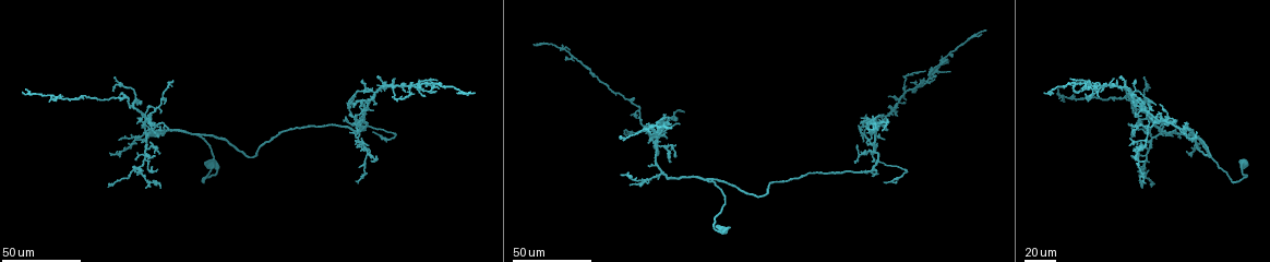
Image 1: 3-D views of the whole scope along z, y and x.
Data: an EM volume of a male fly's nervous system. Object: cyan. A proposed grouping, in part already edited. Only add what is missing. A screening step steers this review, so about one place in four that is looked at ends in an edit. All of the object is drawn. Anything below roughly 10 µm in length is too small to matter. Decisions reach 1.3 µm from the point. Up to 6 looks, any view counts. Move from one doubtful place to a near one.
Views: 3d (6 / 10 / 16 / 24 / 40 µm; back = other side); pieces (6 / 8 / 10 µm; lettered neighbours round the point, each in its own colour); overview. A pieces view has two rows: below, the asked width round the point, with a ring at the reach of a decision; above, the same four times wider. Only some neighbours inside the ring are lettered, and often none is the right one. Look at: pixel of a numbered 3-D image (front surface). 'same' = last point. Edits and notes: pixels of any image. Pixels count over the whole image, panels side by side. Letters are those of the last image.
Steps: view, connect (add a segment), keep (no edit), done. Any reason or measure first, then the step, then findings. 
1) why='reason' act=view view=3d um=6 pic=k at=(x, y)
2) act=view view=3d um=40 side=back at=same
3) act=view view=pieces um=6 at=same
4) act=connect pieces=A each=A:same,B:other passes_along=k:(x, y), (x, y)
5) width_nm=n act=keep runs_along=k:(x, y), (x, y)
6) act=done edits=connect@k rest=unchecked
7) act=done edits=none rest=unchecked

act=view view=3d um=40 pic=1 at=(1145, 103)

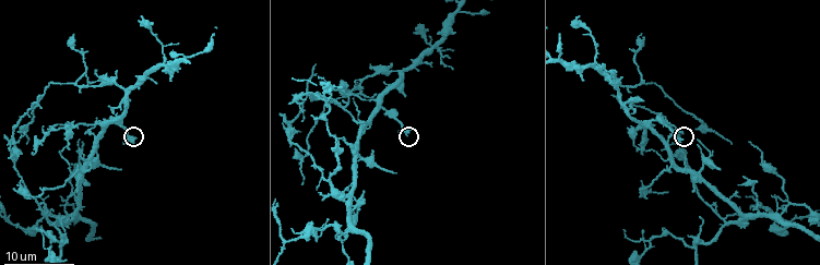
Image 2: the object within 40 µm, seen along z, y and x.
why='what lies round it' act=view view=pieces um=8 pic=2 at=(122, 142)

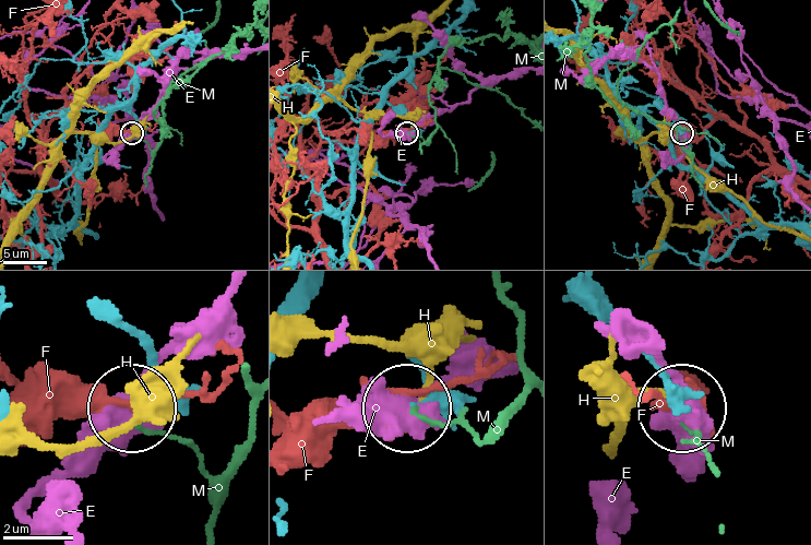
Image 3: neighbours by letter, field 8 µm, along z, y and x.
width_nm=160 act=keep each=E:other,F:other,H:other,M:other found='no lettered segment goes on from it'

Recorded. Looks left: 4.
why='free end' act=view view=3d um=40 pic=1 at=(475, 93)

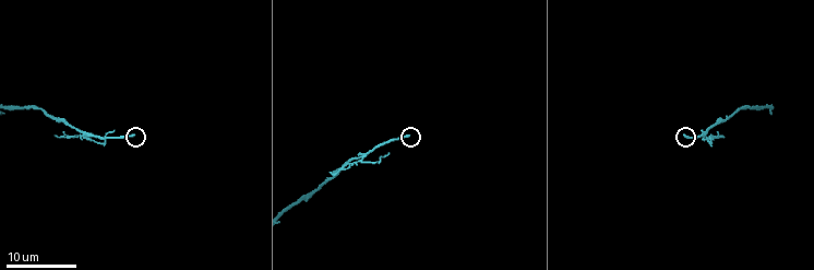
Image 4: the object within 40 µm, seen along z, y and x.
why='zoom in' act=view view=3d um=6 pic=4 at=(409, 135)

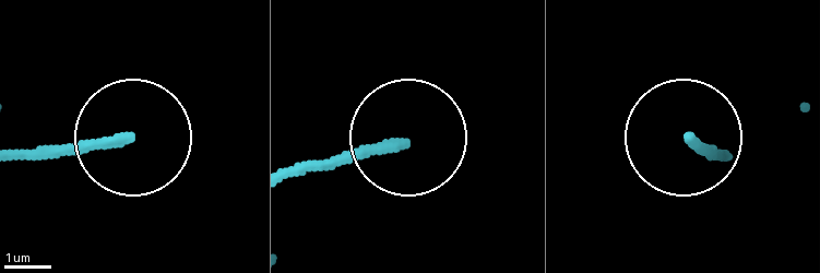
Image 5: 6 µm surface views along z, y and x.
act=view view=pieces um=10 pic=5 at=(690, 140)

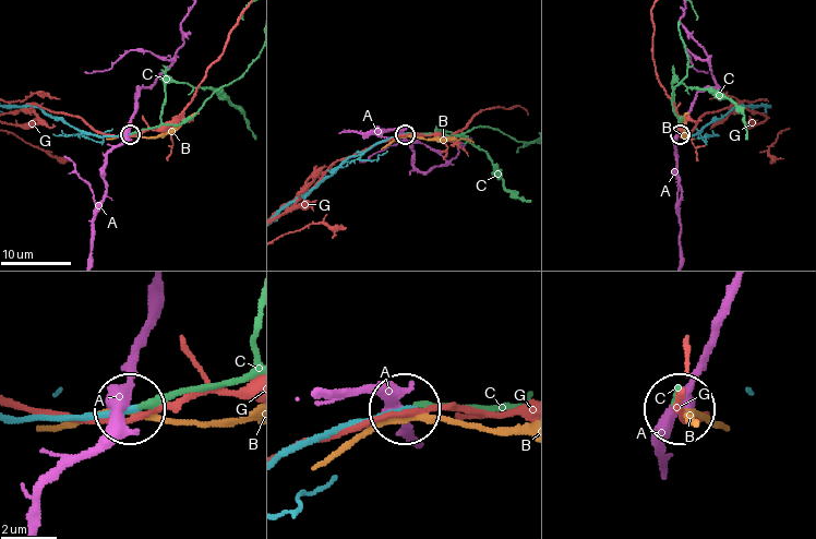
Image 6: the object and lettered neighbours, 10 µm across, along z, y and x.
width_nm=230 act=connect pieces=C each=A:other,B:other,C:same,G:other passes_along=6:(64, 418), (162, 404), (246, 380) found='it goes on there'

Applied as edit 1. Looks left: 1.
act=done edits=connect@6 rest=unchecked

